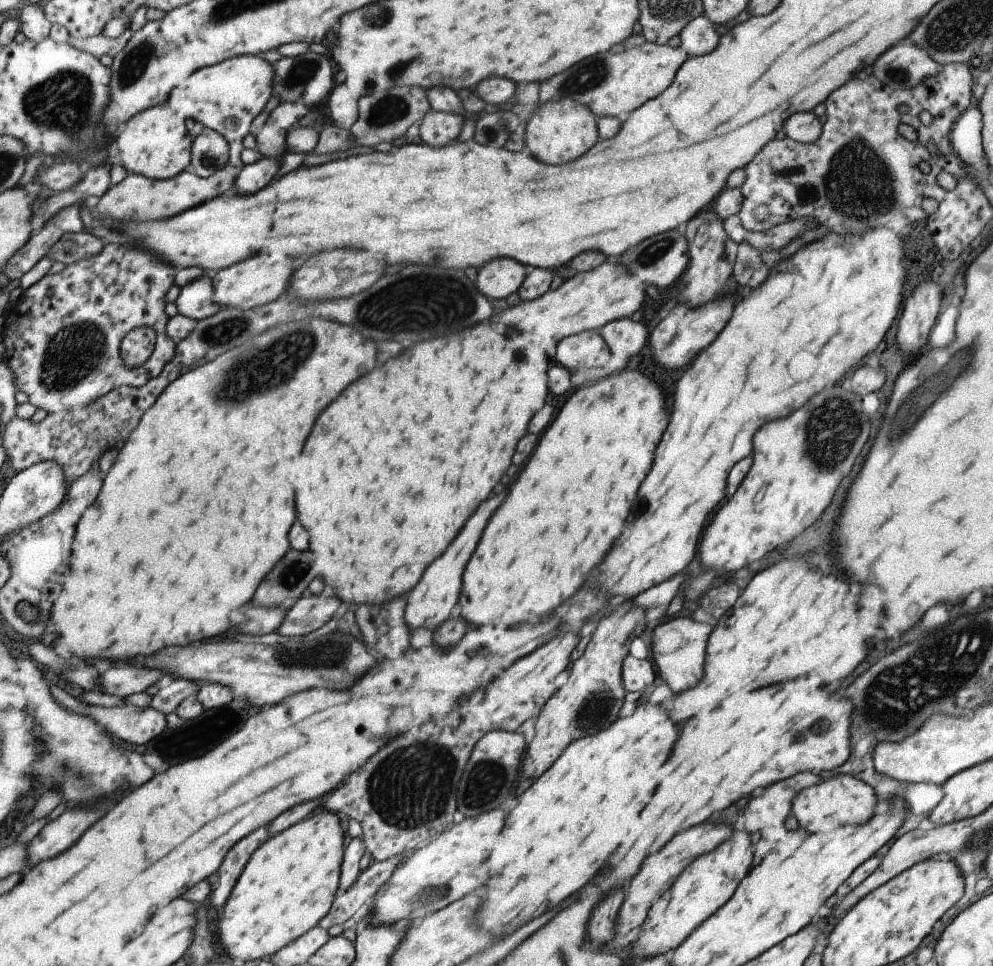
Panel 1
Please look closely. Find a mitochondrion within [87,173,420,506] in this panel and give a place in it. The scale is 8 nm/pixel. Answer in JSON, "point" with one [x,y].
{"point":[263,371]}

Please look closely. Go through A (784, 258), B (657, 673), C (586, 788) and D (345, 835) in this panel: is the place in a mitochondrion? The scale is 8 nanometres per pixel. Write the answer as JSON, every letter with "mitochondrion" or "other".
{"A":"other","B":"other","C":"other","D":"other"}

